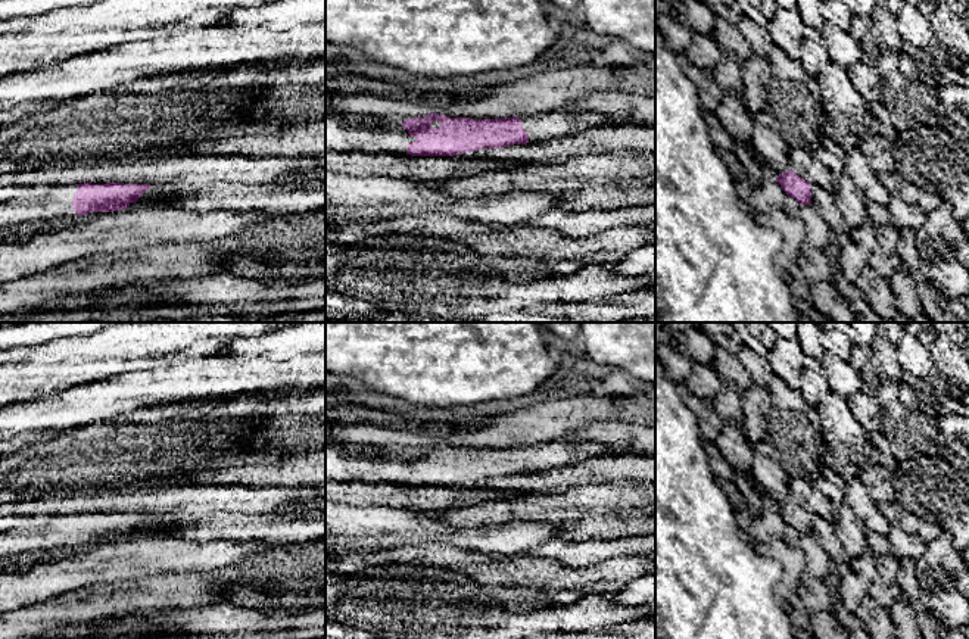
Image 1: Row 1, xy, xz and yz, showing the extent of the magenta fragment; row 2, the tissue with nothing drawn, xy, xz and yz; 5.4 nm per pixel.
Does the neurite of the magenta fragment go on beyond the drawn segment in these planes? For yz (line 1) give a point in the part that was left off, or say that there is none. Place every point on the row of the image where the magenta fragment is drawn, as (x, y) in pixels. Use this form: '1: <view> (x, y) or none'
1: none

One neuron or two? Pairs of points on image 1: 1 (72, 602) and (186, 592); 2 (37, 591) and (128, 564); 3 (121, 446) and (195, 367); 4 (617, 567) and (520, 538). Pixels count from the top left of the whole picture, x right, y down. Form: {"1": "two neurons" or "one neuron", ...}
{"1": "one neuron", "2": "one neuron", "3": "two neurons", "4": "two neurons"}

